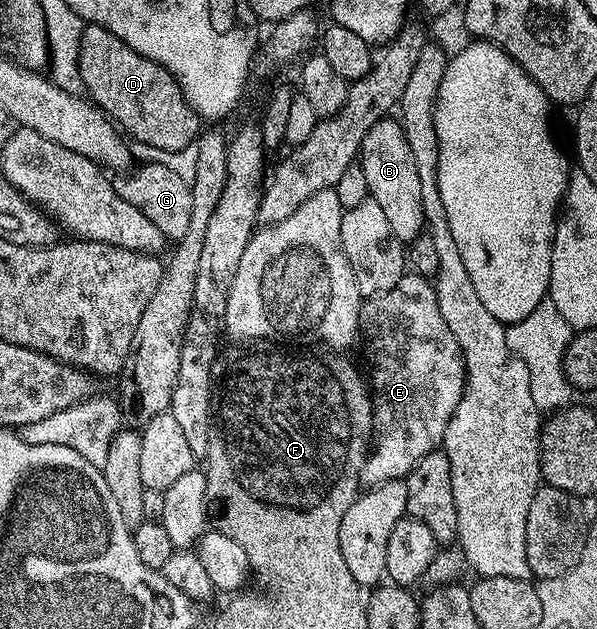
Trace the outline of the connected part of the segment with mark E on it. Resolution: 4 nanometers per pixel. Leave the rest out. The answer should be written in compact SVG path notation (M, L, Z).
M405 274L398 282L398 286L394 286L394 290L386 290L386 294L365 299L360 310L360 328L362 329L362 340L364 336L364 352L368 355L368 368L372 371L370 395L372 397L372 426L374 429L374 439L370 445L366 462L362 466L360 482L364 486L375 486L391 480L404 480L408 472L414 470L414 466L418 462L422 462L422 458L426 458L426 454L437 451L443 445L446 426L464 393L464 355L454 338L454 334L450 334L450 326L446 326L446 318L442 318L442 310L438 310L436 289L433 281L427 276Z

